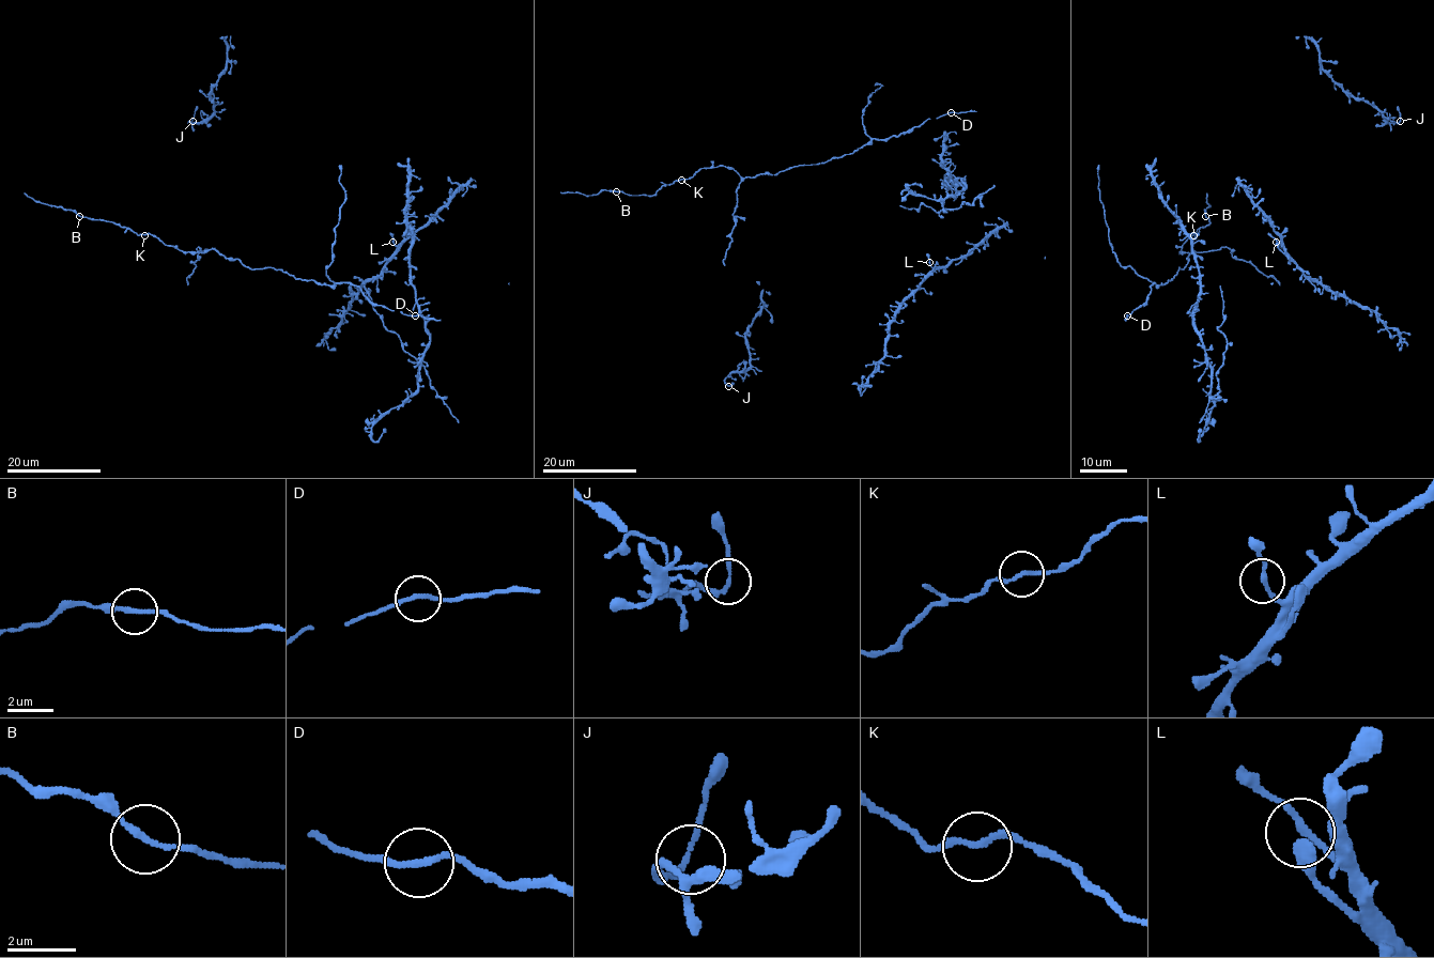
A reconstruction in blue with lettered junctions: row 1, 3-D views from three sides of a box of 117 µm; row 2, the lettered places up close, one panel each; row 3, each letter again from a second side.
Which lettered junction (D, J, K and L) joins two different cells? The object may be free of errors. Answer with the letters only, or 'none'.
K

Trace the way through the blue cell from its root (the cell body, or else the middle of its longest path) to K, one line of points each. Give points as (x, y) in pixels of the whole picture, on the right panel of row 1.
K: (1154, 282), (1165, 284), (1186, 265), (1191, 249), (1180, 252), (1181, 247), (1193, 234)

